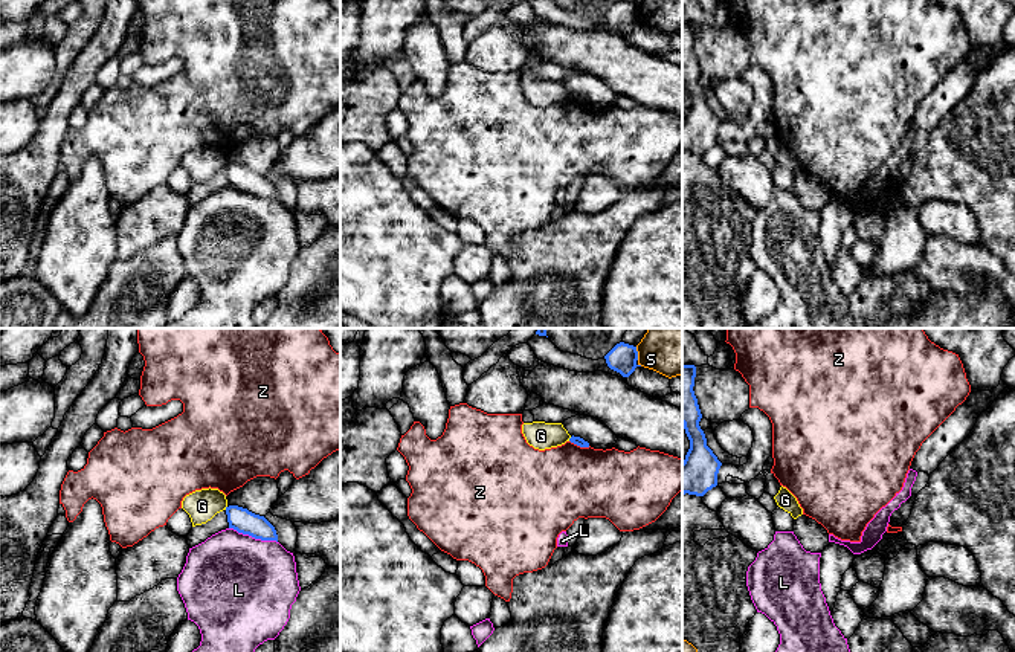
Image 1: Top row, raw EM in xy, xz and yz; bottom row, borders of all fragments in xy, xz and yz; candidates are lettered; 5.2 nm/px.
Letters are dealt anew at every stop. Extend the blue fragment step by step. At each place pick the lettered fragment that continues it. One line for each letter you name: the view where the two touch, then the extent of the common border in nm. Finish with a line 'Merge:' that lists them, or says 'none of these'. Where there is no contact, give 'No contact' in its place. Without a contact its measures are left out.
Merge: none of these

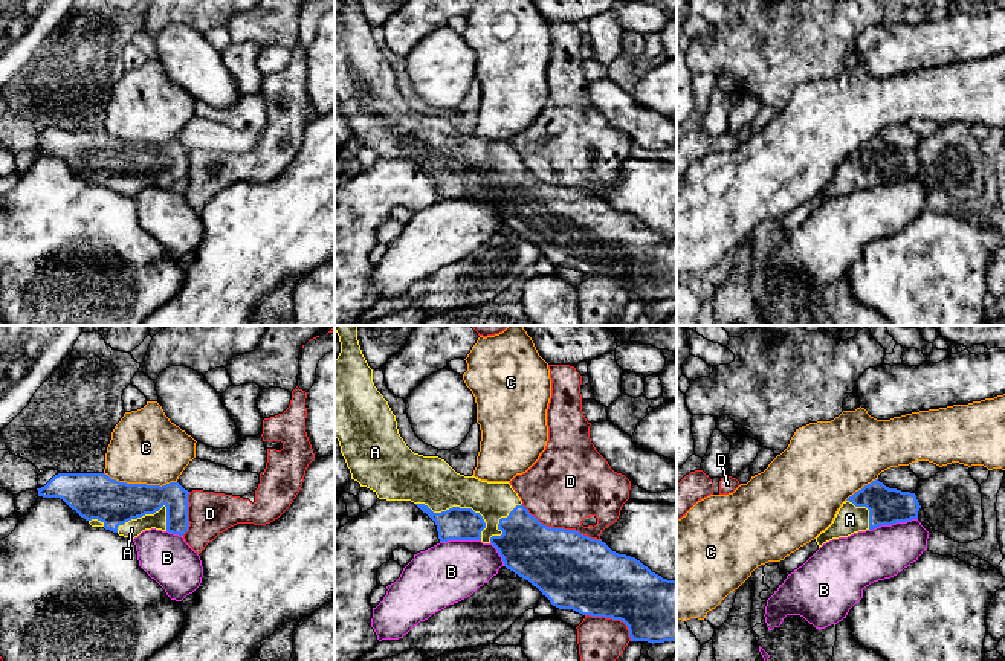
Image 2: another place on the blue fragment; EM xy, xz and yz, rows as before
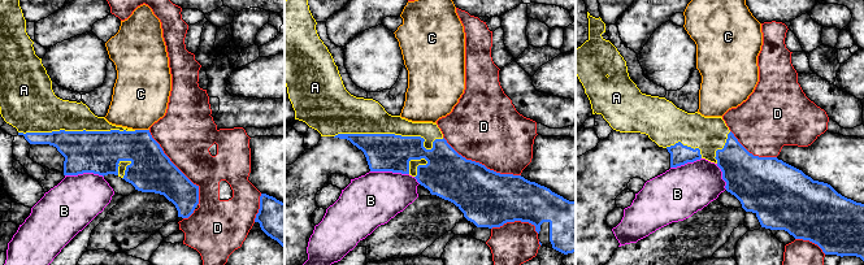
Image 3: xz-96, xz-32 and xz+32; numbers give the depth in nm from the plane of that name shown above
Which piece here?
A: Touches blue in xz. Shared border 400 nm
Merge: A

